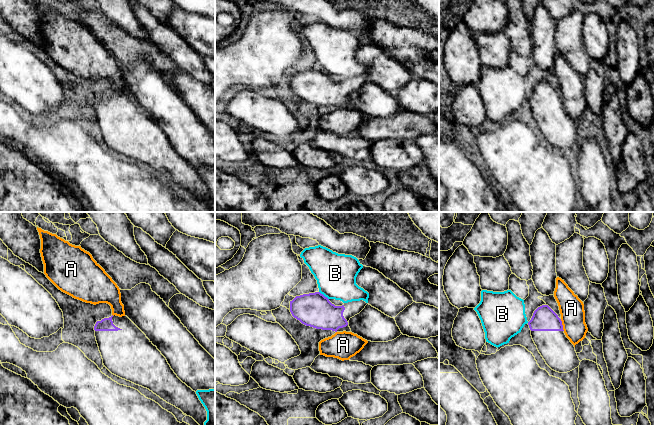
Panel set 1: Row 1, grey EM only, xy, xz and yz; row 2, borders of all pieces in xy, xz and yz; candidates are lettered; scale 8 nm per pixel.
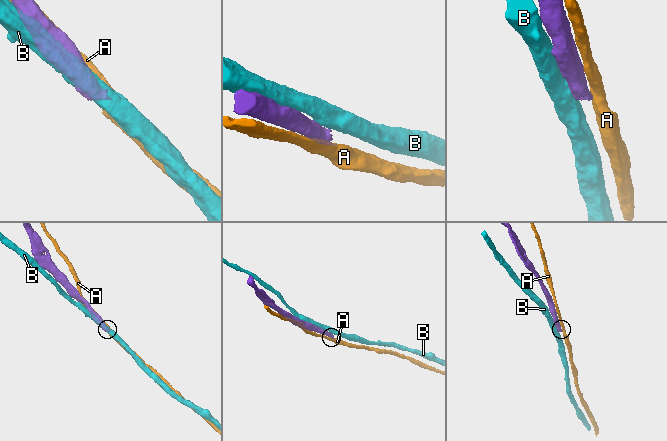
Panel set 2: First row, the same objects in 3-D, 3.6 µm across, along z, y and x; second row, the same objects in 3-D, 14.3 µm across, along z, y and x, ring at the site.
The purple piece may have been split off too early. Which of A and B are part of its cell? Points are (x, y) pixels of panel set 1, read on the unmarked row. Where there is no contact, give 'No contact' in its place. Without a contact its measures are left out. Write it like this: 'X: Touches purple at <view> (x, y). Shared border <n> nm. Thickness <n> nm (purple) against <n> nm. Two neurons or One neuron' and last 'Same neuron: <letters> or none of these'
A: Touches purple at yz (562, 101). Shared border 100 nm. Thickness 190 nm (purple) against 190 nm. Two neurons
B: Touches purple at xz (323, 71). Shared border 100 nm. Thickness 280 nm (purple) against 320 nm. Two neurons
Same neuron: none of these

